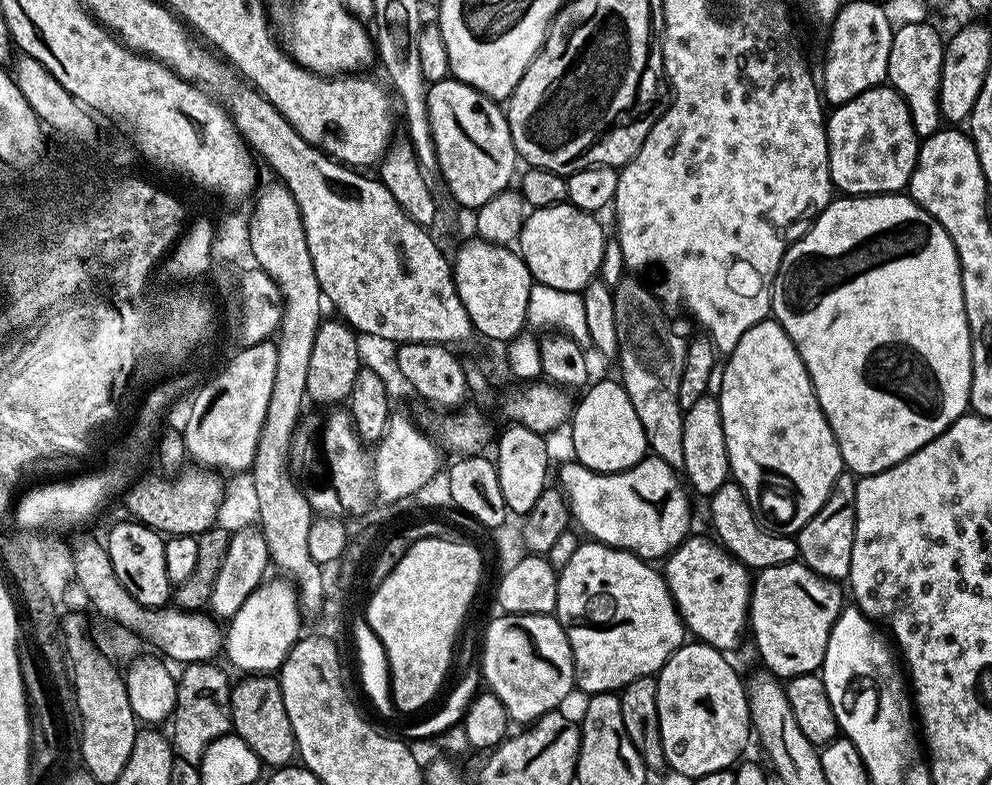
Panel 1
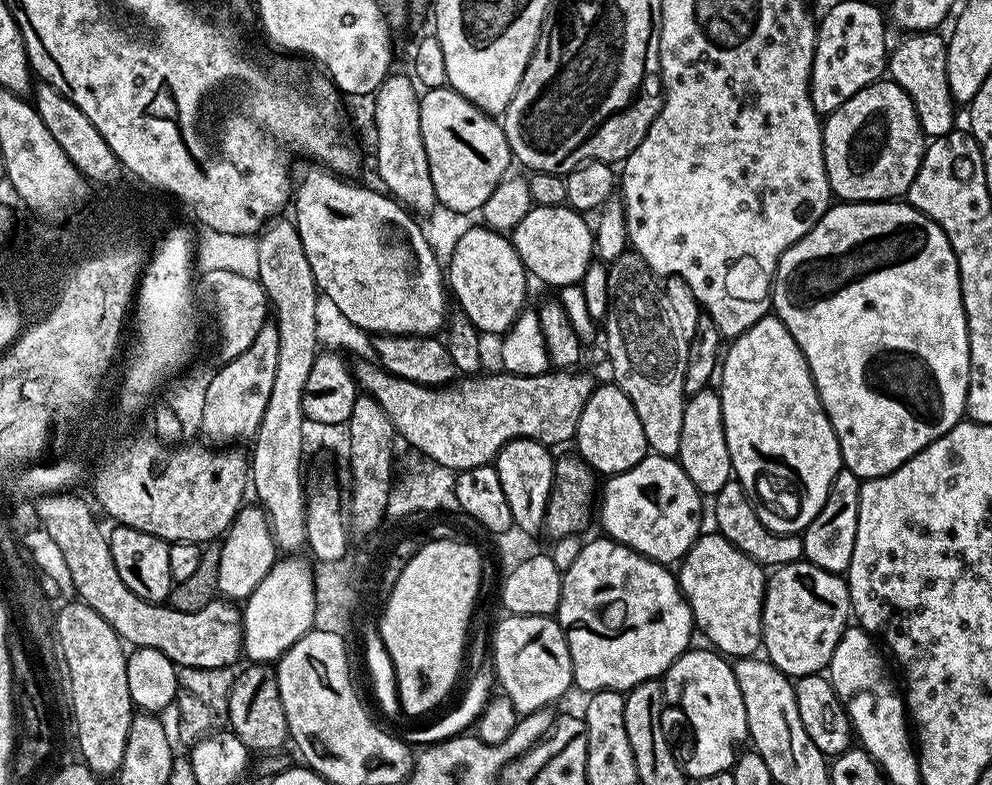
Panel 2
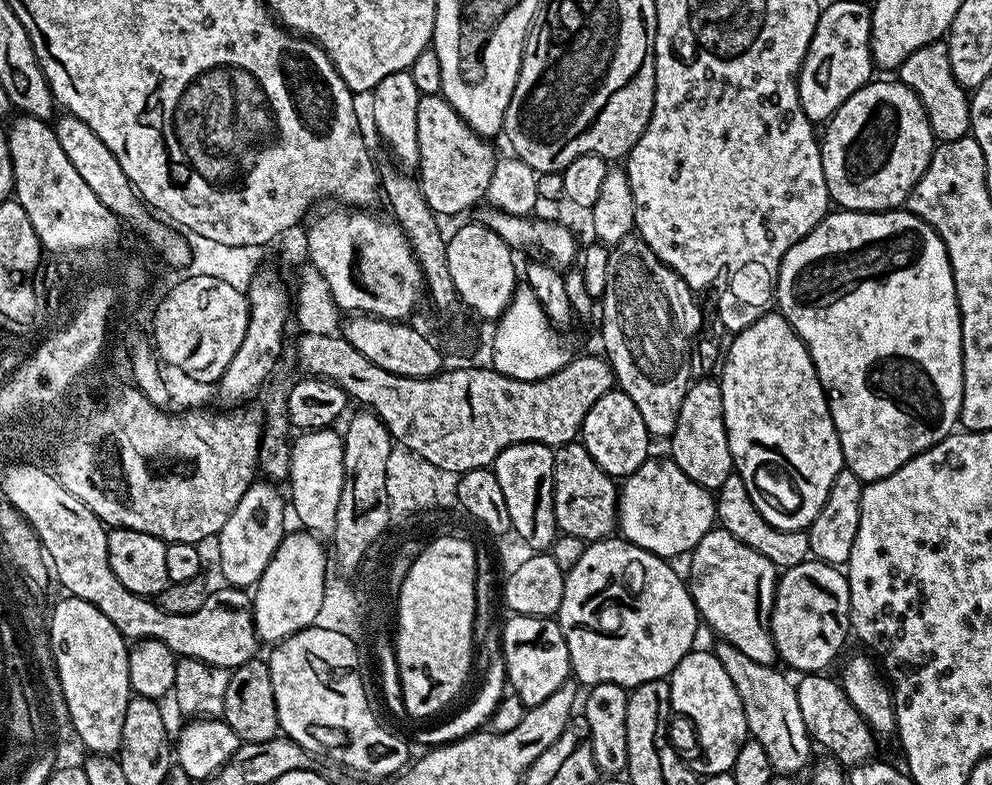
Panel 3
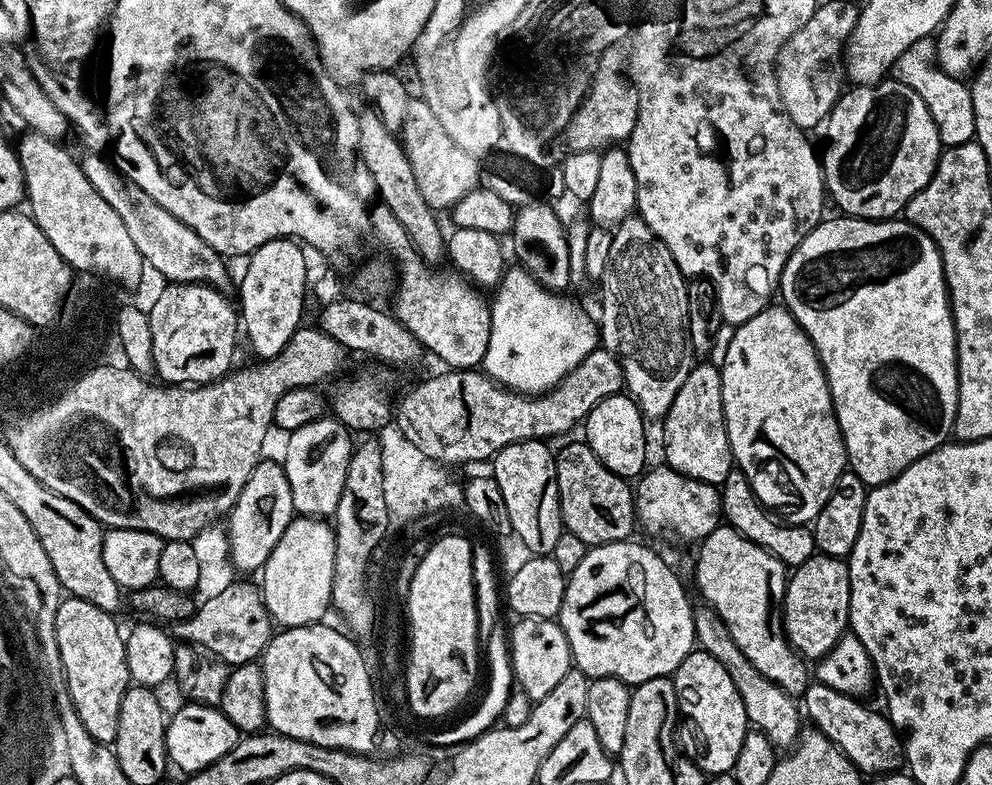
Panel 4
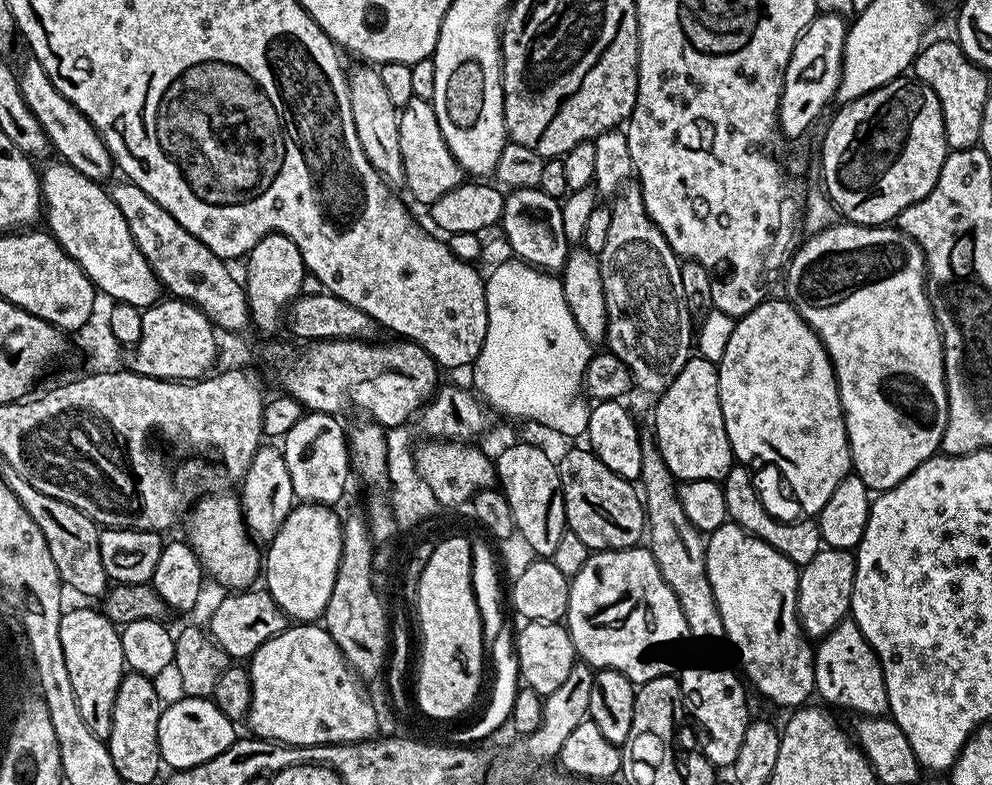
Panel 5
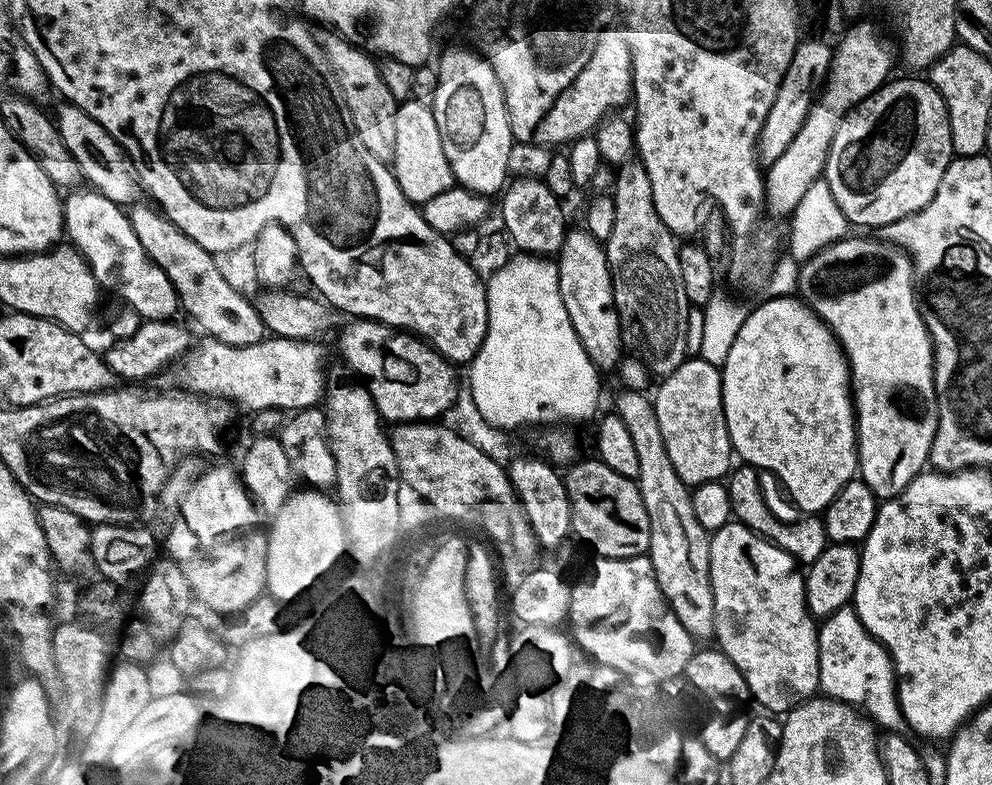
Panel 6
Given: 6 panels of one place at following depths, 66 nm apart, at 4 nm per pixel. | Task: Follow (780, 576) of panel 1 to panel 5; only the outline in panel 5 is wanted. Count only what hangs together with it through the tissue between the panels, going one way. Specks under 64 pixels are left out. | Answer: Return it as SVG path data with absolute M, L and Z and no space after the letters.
M827 546L821 547L820 552L814 554L814 558L810 558L810 562L799 569L796 613L805 636L822 638L849 615L855 573L856 558L851 551Z

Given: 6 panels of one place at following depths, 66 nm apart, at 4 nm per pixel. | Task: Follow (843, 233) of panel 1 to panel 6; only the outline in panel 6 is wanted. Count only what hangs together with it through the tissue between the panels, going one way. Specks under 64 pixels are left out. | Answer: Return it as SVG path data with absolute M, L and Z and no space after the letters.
M849 234L844 239L834 242L830 246L826 246L822 250L818 250L818 254L814 254L810 259L803 261L799 265L800 276L797 278L797 289L799 299L803 300L817 316L823 320L827 328L829 328L836 336L836 339L840 342L840 348L844 351L844 357L848 360L848 371L850 373L850 391L854 401L854 411L856 413L856 459L858 461L858 476L866 482L866 486L870 486L872 493L878 497L881 501L886 501L891 496L900 496L902 490L906 490L906 486L910 486L910 482L919 476L921 472L925 471L926 465L929 463L928 455L932 449L932 443L934 442L934 434L938 430L938 406L936 405L936 387L934 386L934 370L932 369L932 336L928 333L928 327L924 324L924 315L920 313L920 305L918 303L918 297L916 294L916 282L914 279L914 269L912 267L912 258L908 255L904 249L899 248L897 244L891 244L889 240L882 240L872 234L864 234L868 236L855 236L855 234Z

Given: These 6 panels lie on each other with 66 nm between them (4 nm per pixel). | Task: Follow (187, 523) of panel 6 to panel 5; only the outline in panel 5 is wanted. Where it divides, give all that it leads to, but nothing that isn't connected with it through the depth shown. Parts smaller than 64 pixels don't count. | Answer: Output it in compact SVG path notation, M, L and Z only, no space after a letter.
M209 494L200 497L195 504L192 505L187 513L188 519L188 536L187 543L191 545L193 551L196 552L197 558L200 560L200 566L204 569L209 577L212 576L221 584L222 587L228 588L224 590L248 590L253 587L252 584L262 572L262 552L258 549L257 541L253 540L248 534L248 528L244 524L244 511L240 509L240 501L232 494Z

